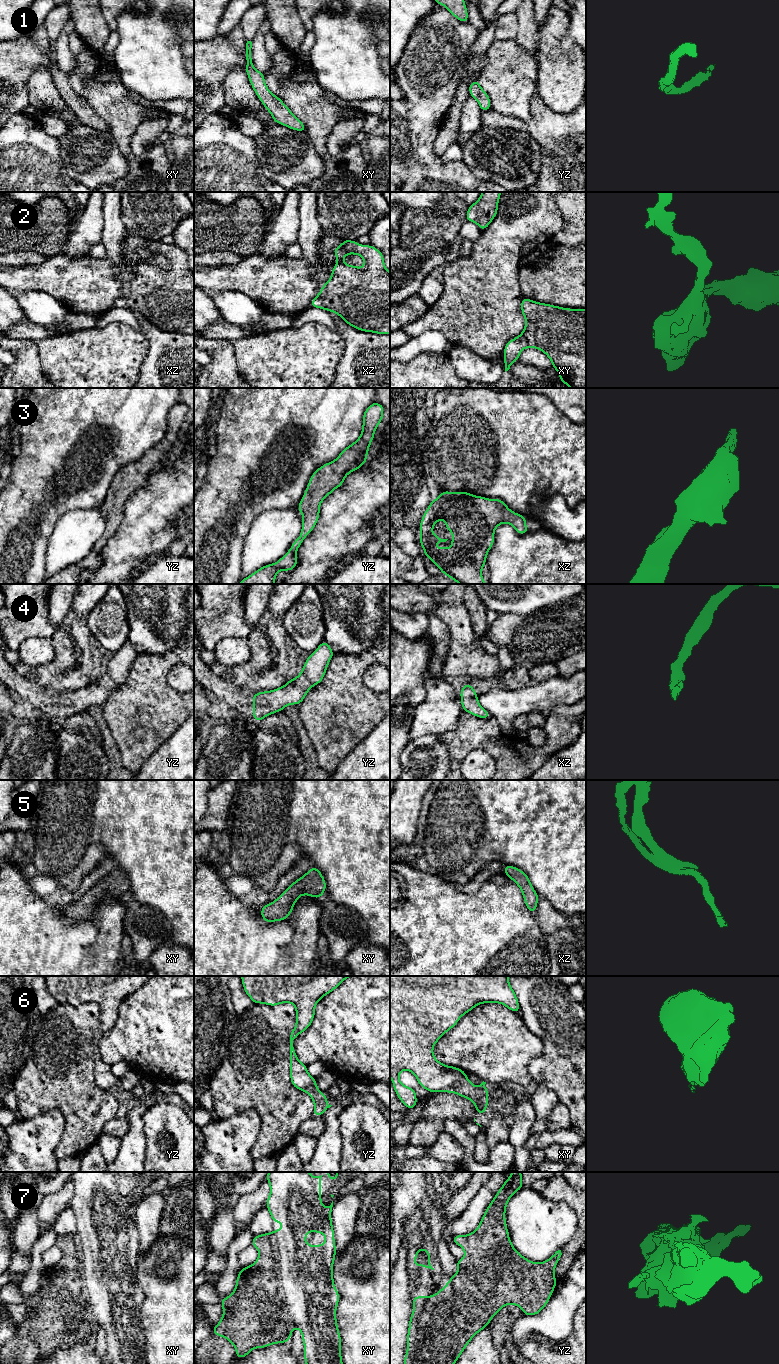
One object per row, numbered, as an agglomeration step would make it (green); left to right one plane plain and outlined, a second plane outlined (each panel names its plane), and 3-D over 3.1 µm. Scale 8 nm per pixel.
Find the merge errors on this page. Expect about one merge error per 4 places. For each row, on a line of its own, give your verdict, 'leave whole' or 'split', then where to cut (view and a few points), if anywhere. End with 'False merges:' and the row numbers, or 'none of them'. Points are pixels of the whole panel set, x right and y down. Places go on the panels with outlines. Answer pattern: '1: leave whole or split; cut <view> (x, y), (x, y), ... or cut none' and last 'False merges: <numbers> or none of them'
1: leave whole; cut none
2: leave whole; cut none
3: leave whole; cut none
4: leave whole; cut none
5: leave whole; cut none
6: leave whole; cut none
7: split; cut xy (273, 1241), (277, 1282), (292, 1329)
False merges: 7

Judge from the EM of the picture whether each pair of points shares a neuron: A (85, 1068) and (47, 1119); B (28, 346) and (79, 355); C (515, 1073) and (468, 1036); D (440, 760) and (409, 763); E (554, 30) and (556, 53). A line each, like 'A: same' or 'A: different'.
A: different
B: different
C: same
D: same
E: same

